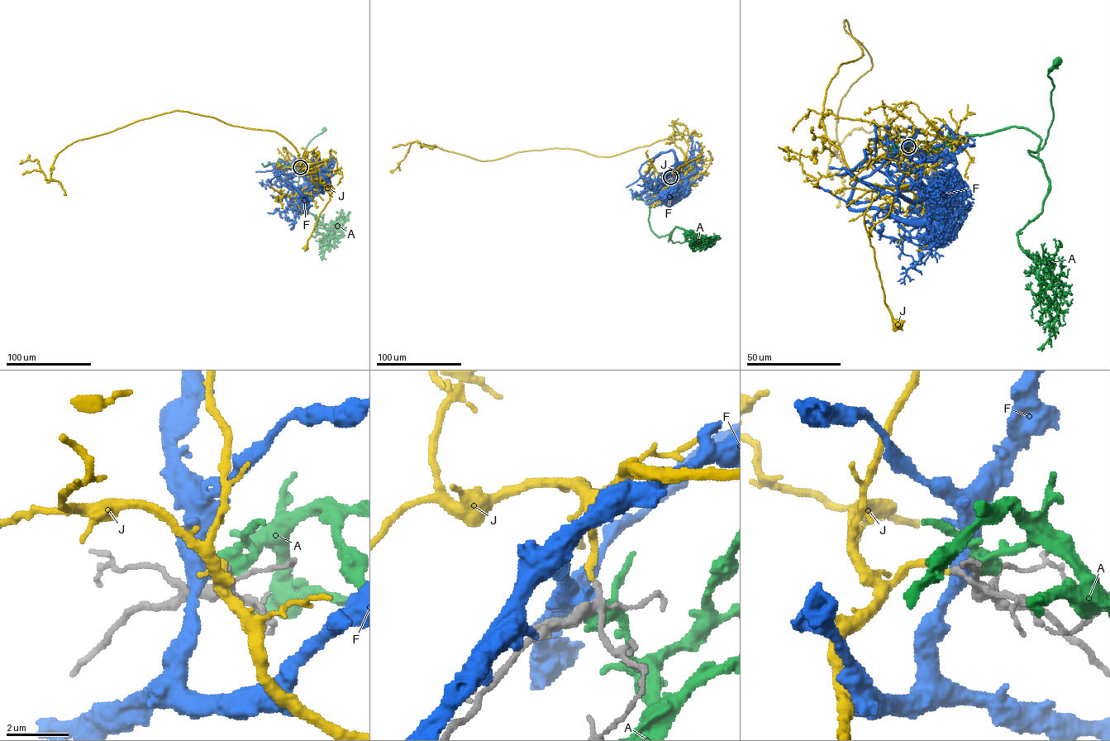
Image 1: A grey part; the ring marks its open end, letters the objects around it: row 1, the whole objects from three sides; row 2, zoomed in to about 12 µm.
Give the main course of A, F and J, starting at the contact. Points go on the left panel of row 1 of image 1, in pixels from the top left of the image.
A: (301, 167), (289, 169), (278, 160), (296, 170), (302, 169), (300, 172), (301, 160), (308, 143), (324, 129)
F: (300, 167), (284, 185), (273, 169), (306, 201), (314, 187), (312, 176), (327, 176)
J: (300, 167), (303, 172), (312, 171), (314, 178), (311, 182), (321, 185), (330, 196), (305, 247)

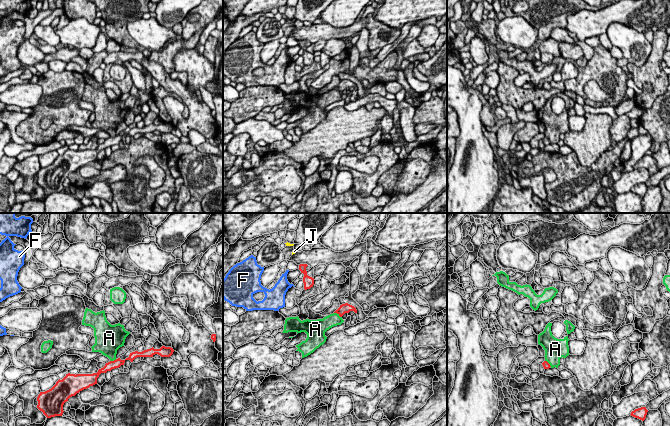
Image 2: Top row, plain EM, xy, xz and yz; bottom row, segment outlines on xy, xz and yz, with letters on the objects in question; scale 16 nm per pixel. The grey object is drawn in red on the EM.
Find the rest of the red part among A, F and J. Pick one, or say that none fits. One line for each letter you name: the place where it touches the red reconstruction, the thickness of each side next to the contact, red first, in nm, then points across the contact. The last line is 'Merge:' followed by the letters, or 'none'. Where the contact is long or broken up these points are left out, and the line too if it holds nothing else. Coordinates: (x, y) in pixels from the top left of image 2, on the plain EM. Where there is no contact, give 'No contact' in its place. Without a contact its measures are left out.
J: No contact
Merge: J

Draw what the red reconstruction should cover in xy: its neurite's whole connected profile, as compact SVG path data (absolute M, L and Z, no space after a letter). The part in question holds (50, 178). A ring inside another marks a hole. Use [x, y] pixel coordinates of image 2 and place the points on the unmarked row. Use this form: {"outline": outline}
{"outline": "M120 134L110 137L105 142L93 150L66 150L62 156L58 156L56 160L45 168L40 168L37 173L37 184L43 188L47 194L62 192L63 181L72 172L80 167L97 160L97 154L101 149L106 149L112 145L119 144L124 141L125 136Z"}

